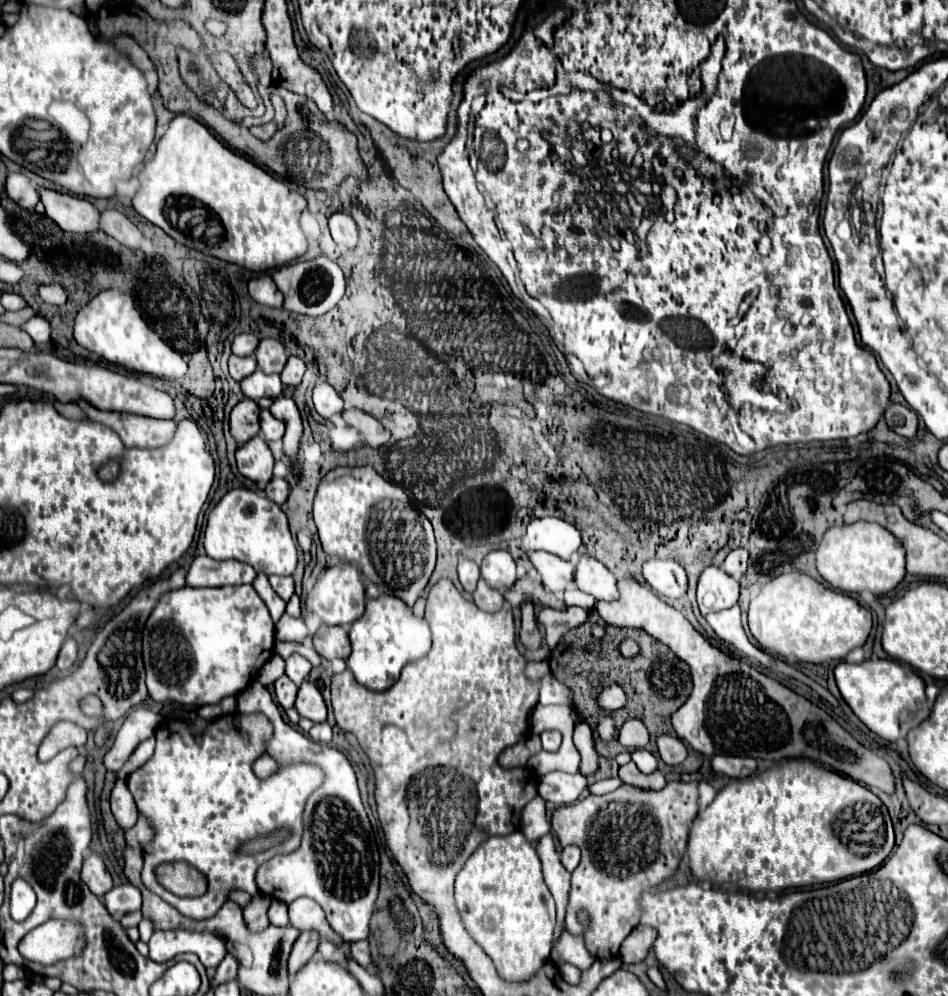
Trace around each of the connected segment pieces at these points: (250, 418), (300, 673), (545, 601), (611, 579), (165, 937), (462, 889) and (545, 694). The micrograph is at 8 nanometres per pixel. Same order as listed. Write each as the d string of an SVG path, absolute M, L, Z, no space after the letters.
M244 398L230 412L230 432L238 444L248 442L260 430L260 408L254 400Z
M294 654L294 656L290 656L290 658L286 660L286 676L288 676L296 686L300 686L300 684L306 680L306 676L310 674L310 670L312 670L312 664L310 664L306 658L298 656L298 654Z
M524 576L520 580L514 582L512 588L508 588L504 592L504 598L510 602L512 606L512 612L514 612L514 622L518 624L520 620L520 604L522 602L532 602L536 606L536 610L542 610L542 608L556 608L556 610L564 610L566 604L562 600L558 600L552 592L544 590L542 582L534 582L530 576Z
M580 556L576 564L576 584L580 590L592 594L596 600L612 602L618 596L616 576L596 558Z
M158 930L152 934L152 938L148 942L150 960L154 962L168 962L170 958L174 958L176 954L180 952L192 952L200 958L200 962L206 966L206 968L218 968L220 966L220 960L228 954L226 952L226 942L212 934L212 932L194 932L194 930Z
M522 830L508 836L490 836L482 842L458 872L454 896L468 934L494 960L504 980L528 980L548 960L554 932L554 900L544 884L538 852Z
M552 674L544 676L544 680L540 682L540 704L564 704L568 708L574 708L574 700L572 700L572 690L564 684L560 684Z

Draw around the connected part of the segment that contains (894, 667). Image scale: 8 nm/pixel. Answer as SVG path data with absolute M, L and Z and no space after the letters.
M866 660L860 664L840 662L834 668L836 684L840 688L842 698L852 708L852 712L880 738L888 742L896 742L898 738L906 738L908 730L916 728L930 714L924 694L924 680L908 666L896 660Z

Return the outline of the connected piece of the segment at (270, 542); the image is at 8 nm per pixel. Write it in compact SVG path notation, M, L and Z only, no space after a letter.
M246 488L230 490L210 512L204 530L206 554L214 560L240 560L266 576L290 576L296 570L296 542L282 508Z

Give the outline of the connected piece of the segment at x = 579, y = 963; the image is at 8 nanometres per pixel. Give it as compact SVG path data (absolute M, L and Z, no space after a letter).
M564 932L562 938L558 940L556 950L558 950L558 956L564 958L564 962L568 962L580 970L586 970L588 966L594 964L594 958L584 948L584 942L580 936L570 936L568 932Z

